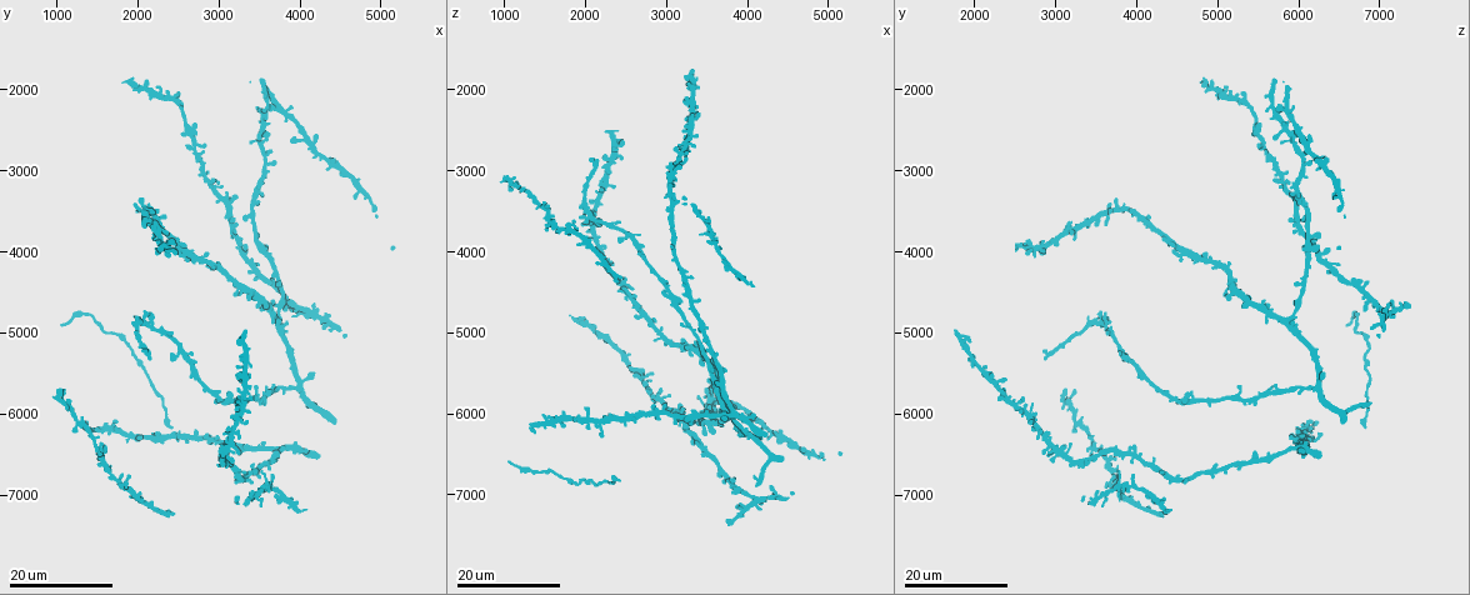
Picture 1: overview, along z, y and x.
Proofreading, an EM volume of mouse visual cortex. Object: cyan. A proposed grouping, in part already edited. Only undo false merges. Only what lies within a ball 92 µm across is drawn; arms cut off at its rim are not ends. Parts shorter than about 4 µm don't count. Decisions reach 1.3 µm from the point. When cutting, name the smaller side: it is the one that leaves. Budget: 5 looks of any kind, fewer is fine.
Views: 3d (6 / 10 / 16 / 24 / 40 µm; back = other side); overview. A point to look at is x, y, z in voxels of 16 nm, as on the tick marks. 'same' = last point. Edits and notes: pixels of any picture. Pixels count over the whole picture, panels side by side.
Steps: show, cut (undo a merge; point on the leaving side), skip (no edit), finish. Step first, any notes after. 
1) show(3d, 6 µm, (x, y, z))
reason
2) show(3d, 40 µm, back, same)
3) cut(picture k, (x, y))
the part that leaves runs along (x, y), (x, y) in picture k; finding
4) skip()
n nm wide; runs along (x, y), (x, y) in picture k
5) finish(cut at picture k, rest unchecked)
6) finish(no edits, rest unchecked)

show(3d, 24 µm, (3450, 3850, 6100))
three-way junction

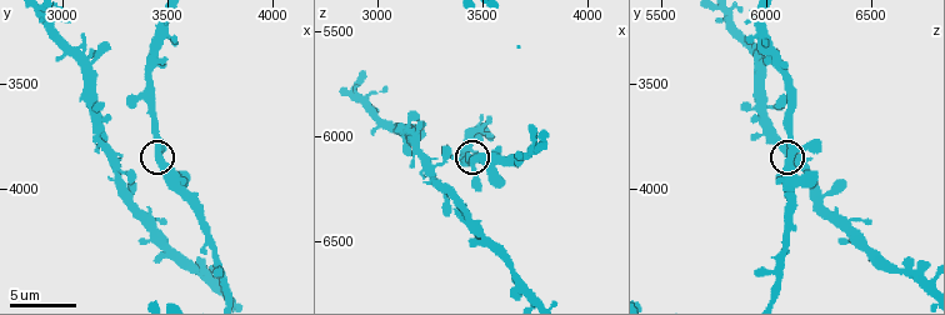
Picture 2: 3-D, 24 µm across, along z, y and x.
show(3d, 10 µm, (3450, 3850, 6120))

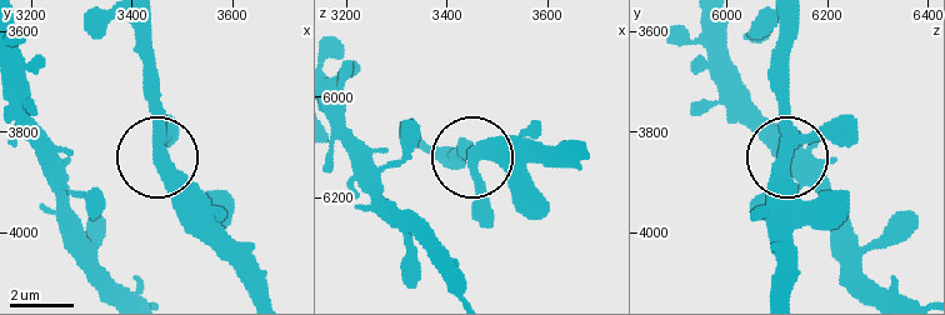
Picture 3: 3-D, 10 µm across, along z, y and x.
skip()
3 arms; runs along (584, 148), (404, 148) in picture 3; one neuron here

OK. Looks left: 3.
show(3d, 24 µm, (3550, 2250, 5700))
looks like a crossing

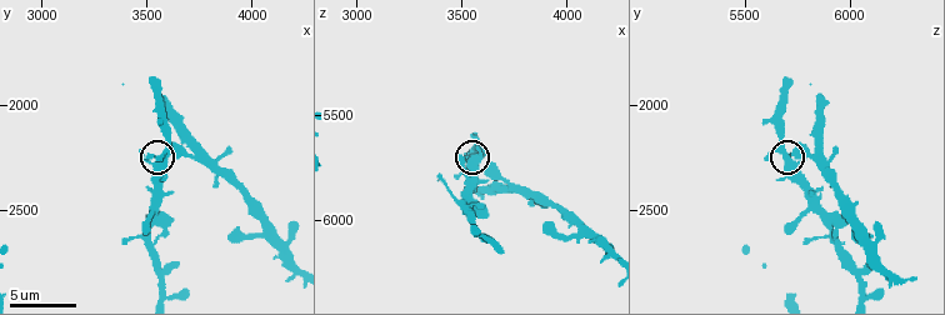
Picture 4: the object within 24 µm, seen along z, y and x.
show(3d, 6 µm, (3610, 2230, 5690))
closer look

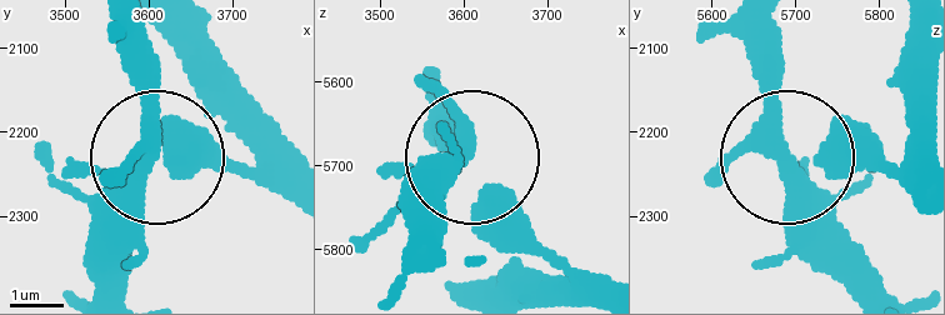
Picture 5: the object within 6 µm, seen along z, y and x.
show(3d, 6 µm, back, (3605, 2230, 5685))

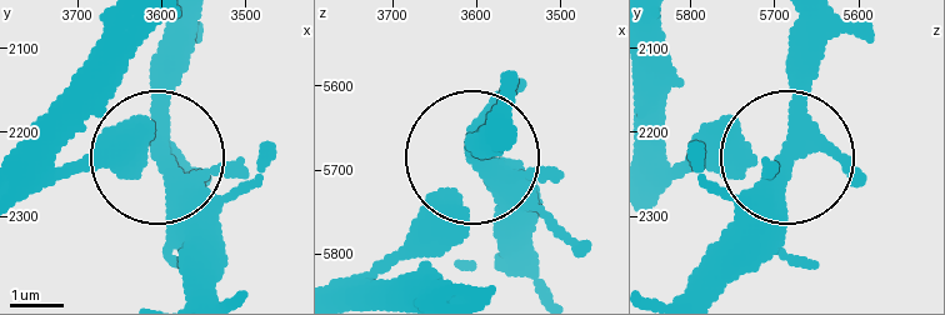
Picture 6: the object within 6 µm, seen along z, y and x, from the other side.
skip()
4 arms; runs along (531, 251), (528, 208), (478, 144) in picture 6; continuous, no second neuron

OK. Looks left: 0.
finish(no edits, rest unchecked)

